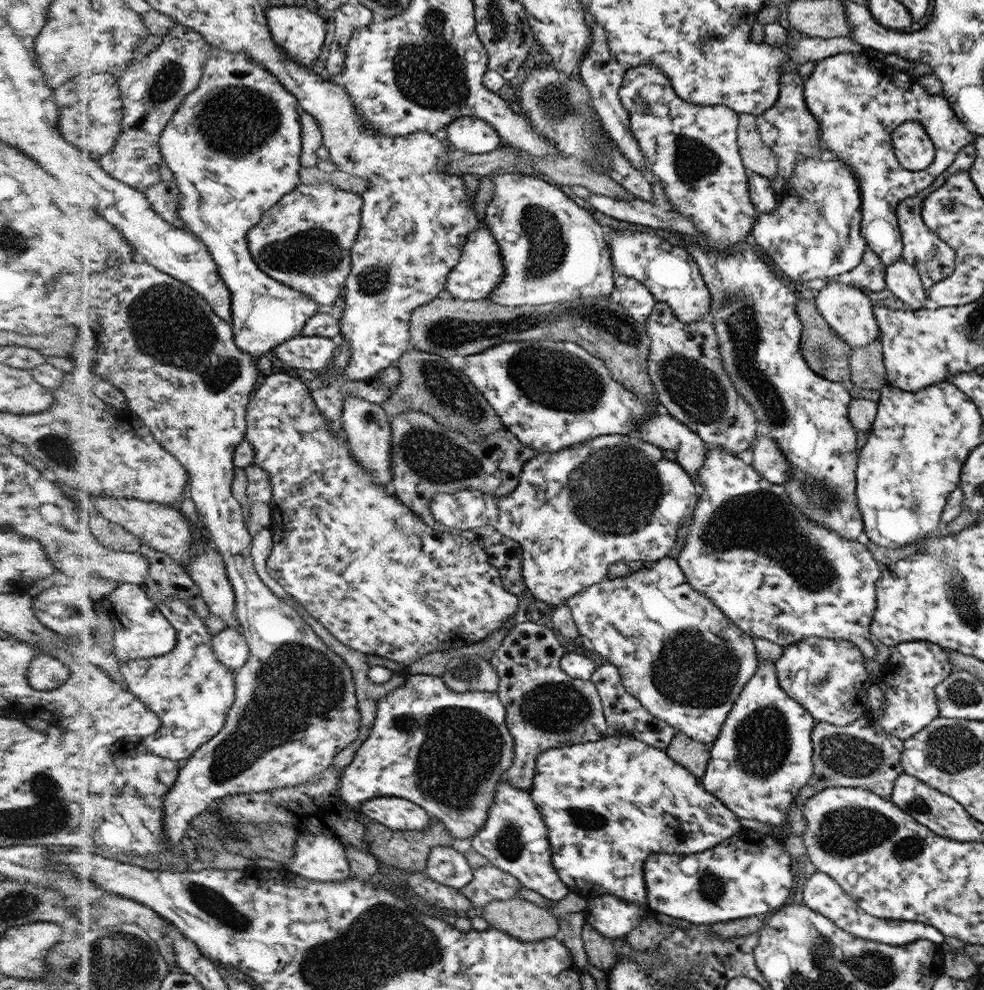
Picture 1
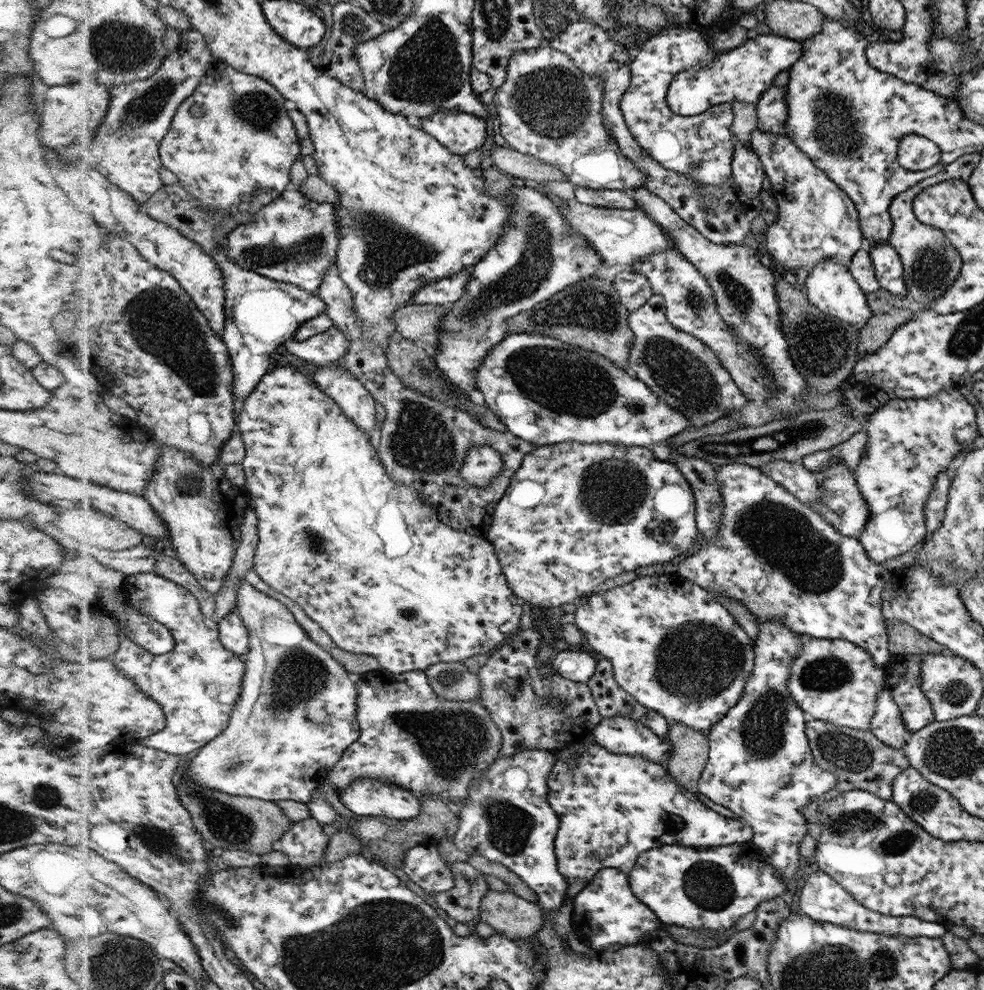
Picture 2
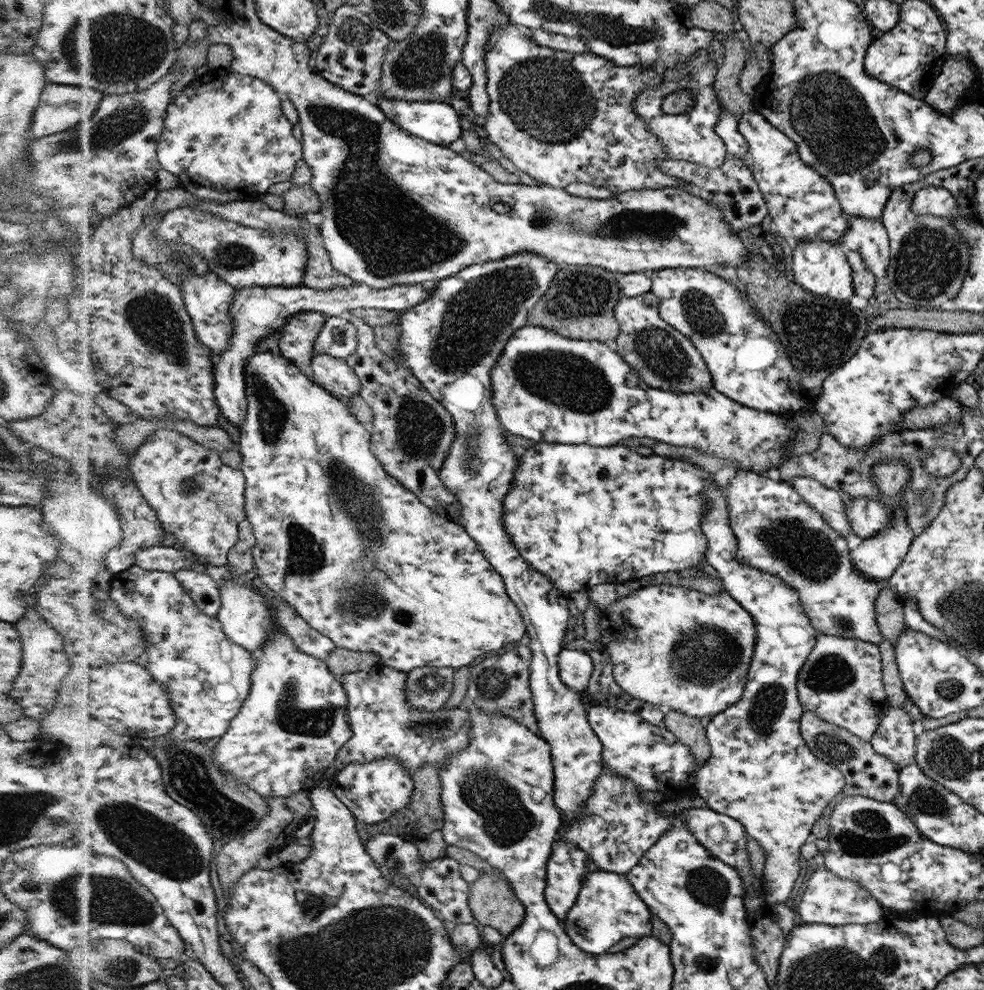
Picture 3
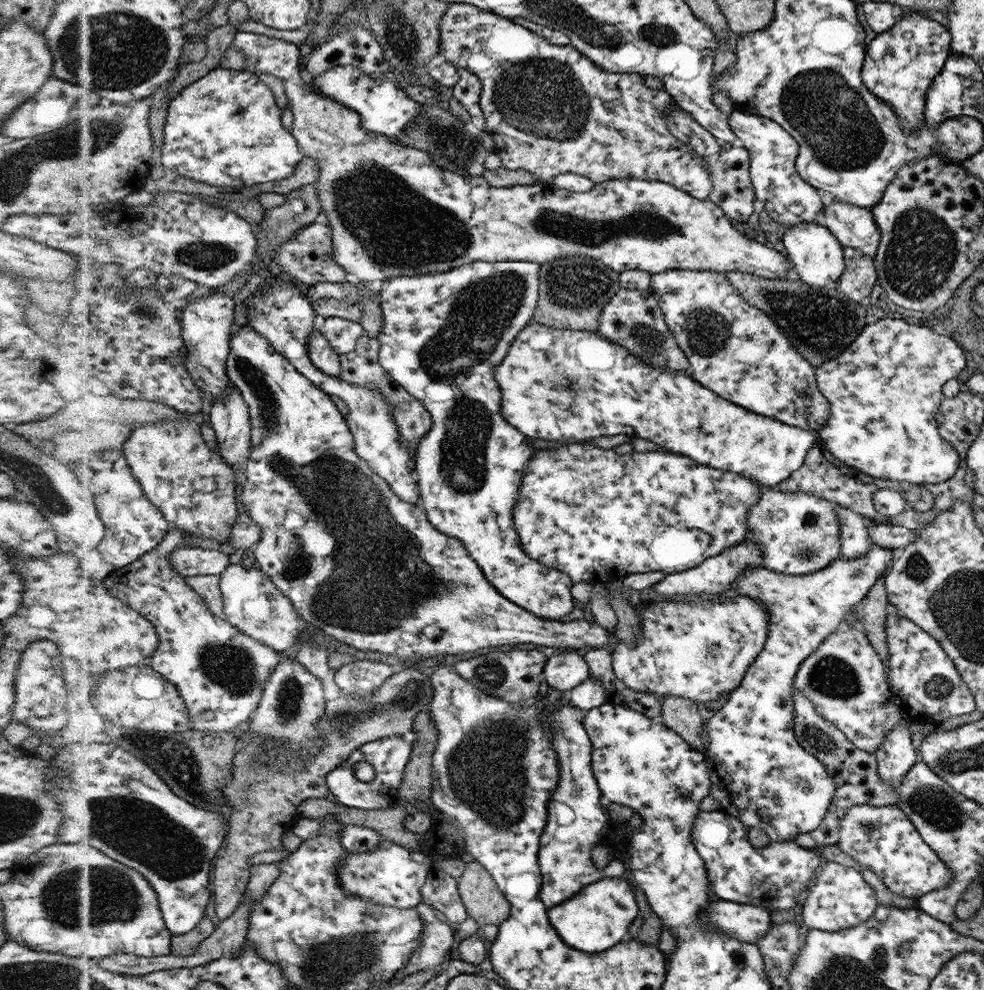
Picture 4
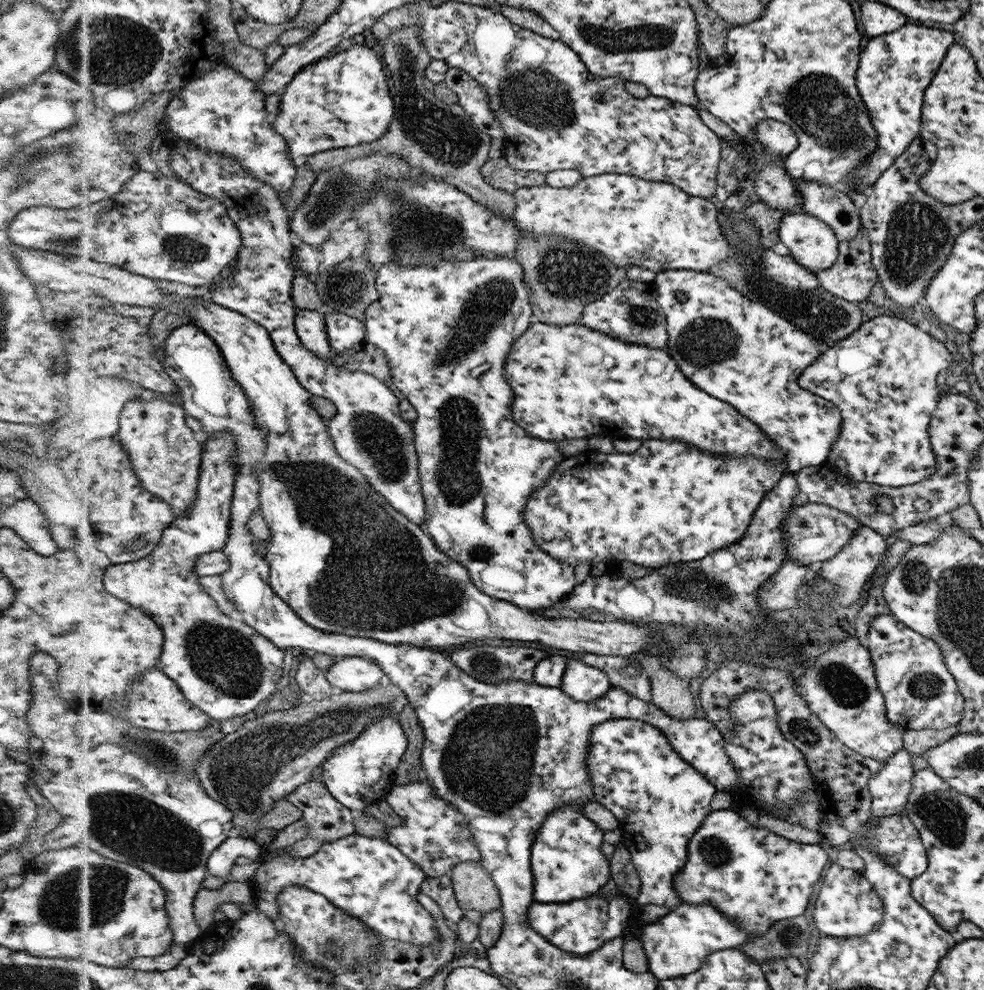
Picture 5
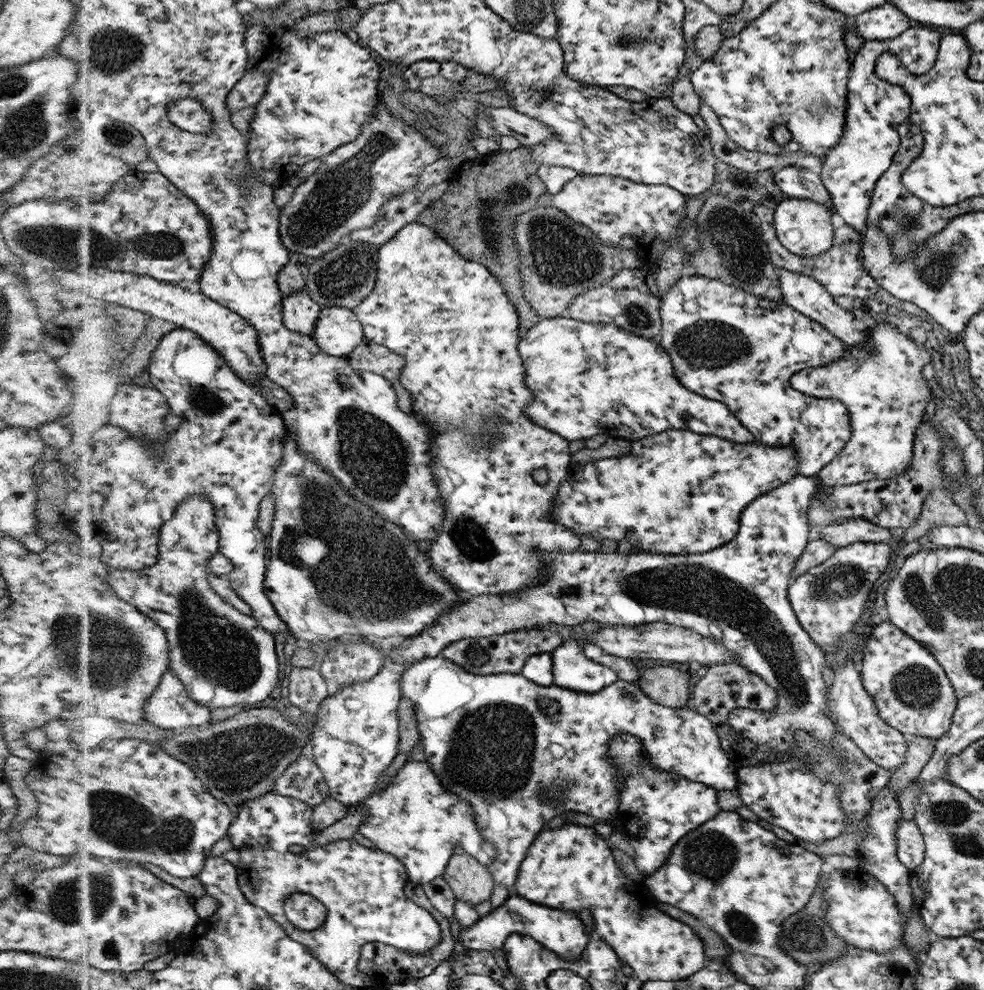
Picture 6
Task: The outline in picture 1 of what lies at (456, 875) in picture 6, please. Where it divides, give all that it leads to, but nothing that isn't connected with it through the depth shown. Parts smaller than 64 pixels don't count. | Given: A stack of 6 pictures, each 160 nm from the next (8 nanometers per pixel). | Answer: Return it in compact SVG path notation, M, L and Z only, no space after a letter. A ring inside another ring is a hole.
M526 899L489 902L478 912L490 927L507 931L523 942L558 938L559 923L550 911Z

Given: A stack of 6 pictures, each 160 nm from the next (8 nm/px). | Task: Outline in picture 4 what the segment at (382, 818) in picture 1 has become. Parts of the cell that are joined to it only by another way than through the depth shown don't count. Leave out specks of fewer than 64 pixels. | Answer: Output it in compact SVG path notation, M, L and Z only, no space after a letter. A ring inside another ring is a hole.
M393 736L360 745L346 761L328 773L328 786L336 800L343 806L364 810L392 808L399 804L398 788L402 786L406 766L413 752L412 743L410 737ZM356 762L368 762L372 765L375 775L371 782L360 781L352 772L352 766Z

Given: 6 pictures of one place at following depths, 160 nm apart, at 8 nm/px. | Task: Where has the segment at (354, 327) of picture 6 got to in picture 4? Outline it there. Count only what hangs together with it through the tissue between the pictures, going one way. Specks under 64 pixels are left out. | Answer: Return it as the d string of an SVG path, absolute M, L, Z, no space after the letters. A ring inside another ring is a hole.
M337 317L322 320L320 329L328 337L331 347L341 356L351 353L364 335L361 323Z

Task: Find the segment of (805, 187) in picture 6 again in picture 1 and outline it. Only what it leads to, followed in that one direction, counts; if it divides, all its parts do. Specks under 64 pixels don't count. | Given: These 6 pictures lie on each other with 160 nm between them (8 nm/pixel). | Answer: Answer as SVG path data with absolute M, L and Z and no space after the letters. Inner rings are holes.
M903 261L886 267L887 289L912 310L924 307L927 295L916 267Z

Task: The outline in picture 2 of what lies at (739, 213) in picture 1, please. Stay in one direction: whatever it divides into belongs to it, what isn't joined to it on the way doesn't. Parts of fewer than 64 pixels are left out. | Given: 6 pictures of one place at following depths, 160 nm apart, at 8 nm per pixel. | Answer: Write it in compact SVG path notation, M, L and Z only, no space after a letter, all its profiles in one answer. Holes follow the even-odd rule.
M680 26L677 29L668 28L652 36L633 55L633 61L630 63L631 81L626 92L621 95L619 107L632 136L639 142L645 153L658 164L668 170L688 175L698 186L732 186L732 182L735 182L734 174L731 174L731 162L735 154L735 143L732 141L732 124L735 118L733 106L731 104L716 105L702 114L688 116L676 114L667 102L671 82L679 72L693 68L693 66L709 64L714 59L715 54L708 46L706 38L702 37L697 30Z

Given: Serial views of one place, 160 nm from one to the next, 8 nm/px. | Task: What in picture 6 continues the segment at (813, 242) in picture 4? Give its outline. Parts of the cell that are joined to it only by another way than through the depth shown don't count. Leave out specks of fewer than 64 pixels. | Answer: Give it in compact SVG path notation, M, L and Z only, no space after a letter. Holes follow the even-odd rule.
M786 197L773 213L775 235L782 247L792 254L804 258L816 258L833 248L835 230L831 223L831 212L822 203L796 200Z

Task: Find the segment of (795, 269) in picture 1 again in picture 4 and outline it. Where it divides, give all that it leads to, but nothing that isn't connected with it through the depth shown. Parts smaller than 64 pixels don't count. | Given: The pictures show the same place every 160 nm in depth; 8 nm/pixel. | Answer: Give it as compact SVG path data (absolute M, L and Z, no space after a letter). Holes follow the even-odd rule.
M734 110L729 116L732 132L737 136L739 145L749 152L749 177L756 200L764 204L764 211L779 224L784 224L787 230L803 224L819 224L819 218L824 214L827 207L822 203L818 195L818 187L812 187L806 179L798 173L796 160L799 156L799 141L791 133L784 130L775 120L763 115L746 114Z

